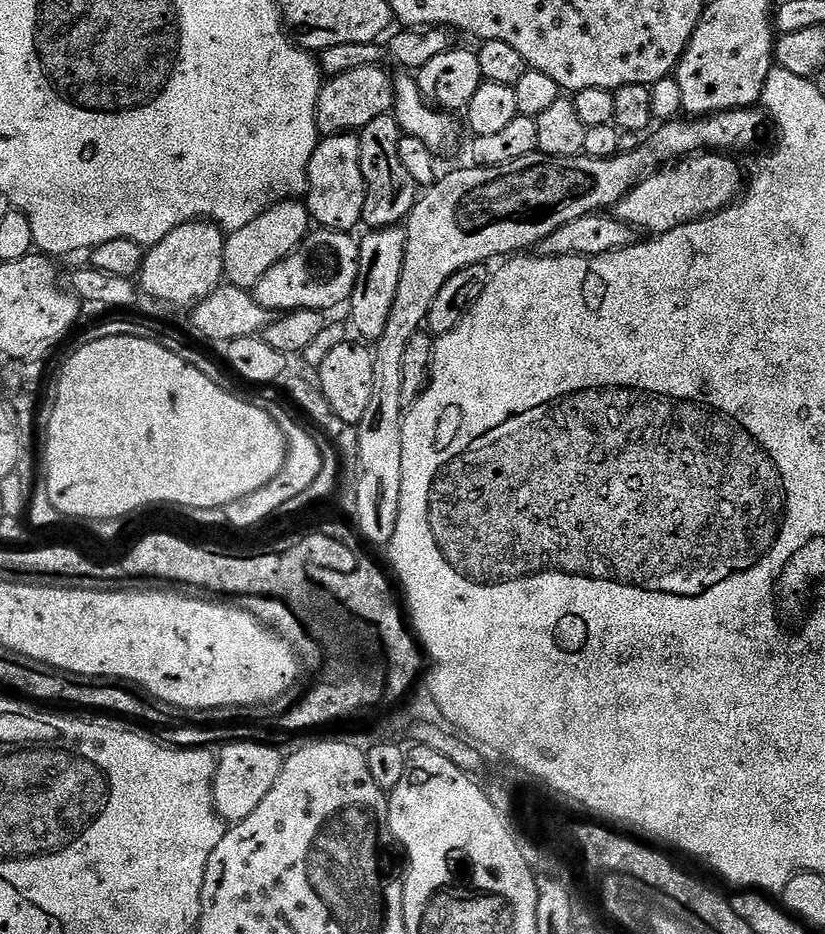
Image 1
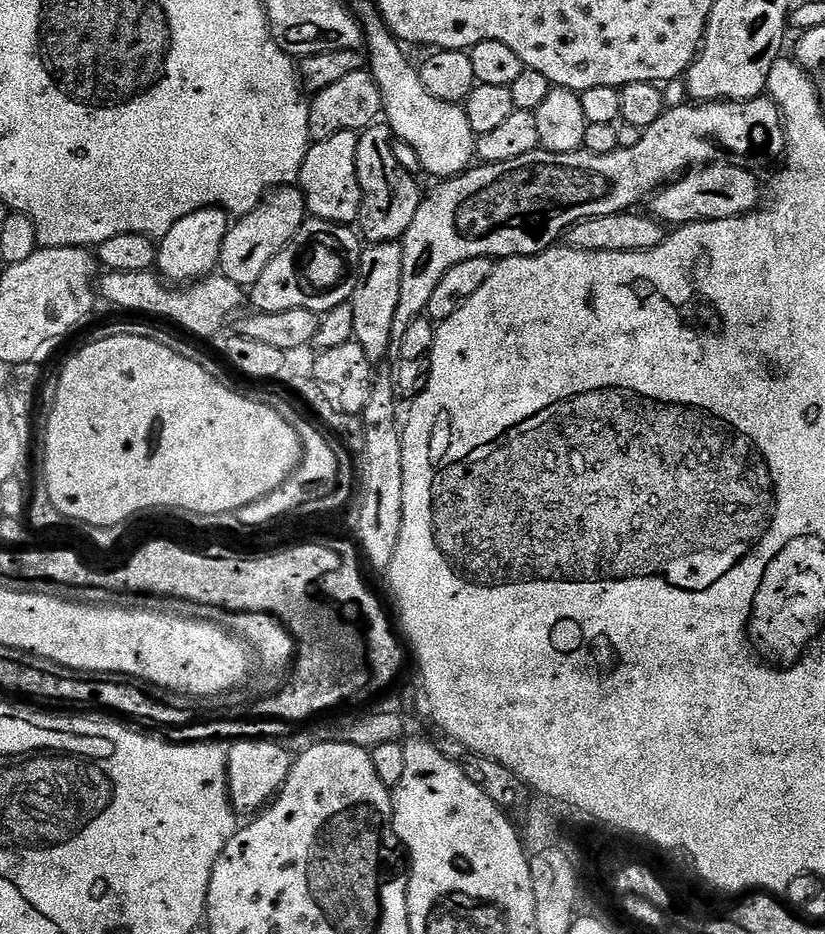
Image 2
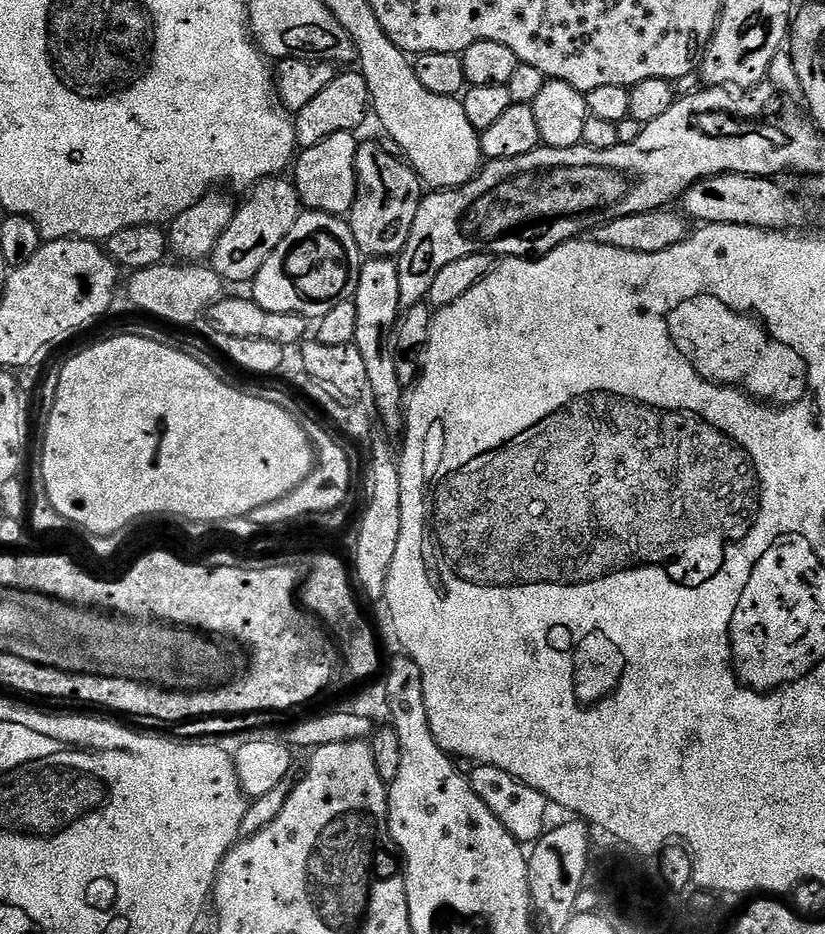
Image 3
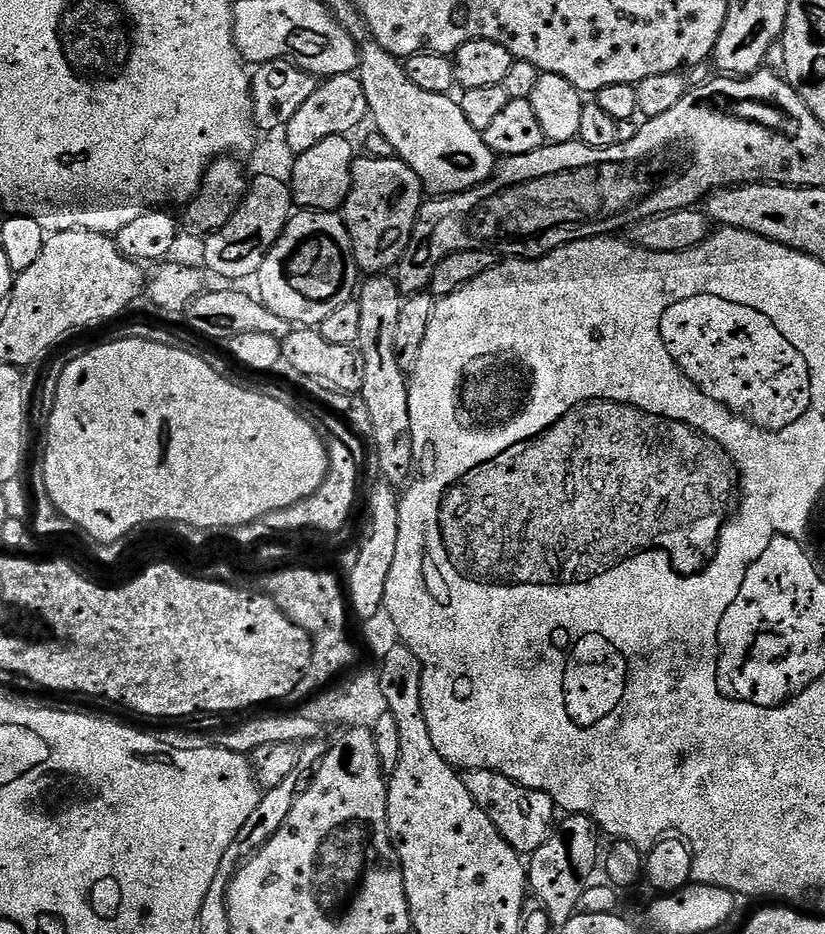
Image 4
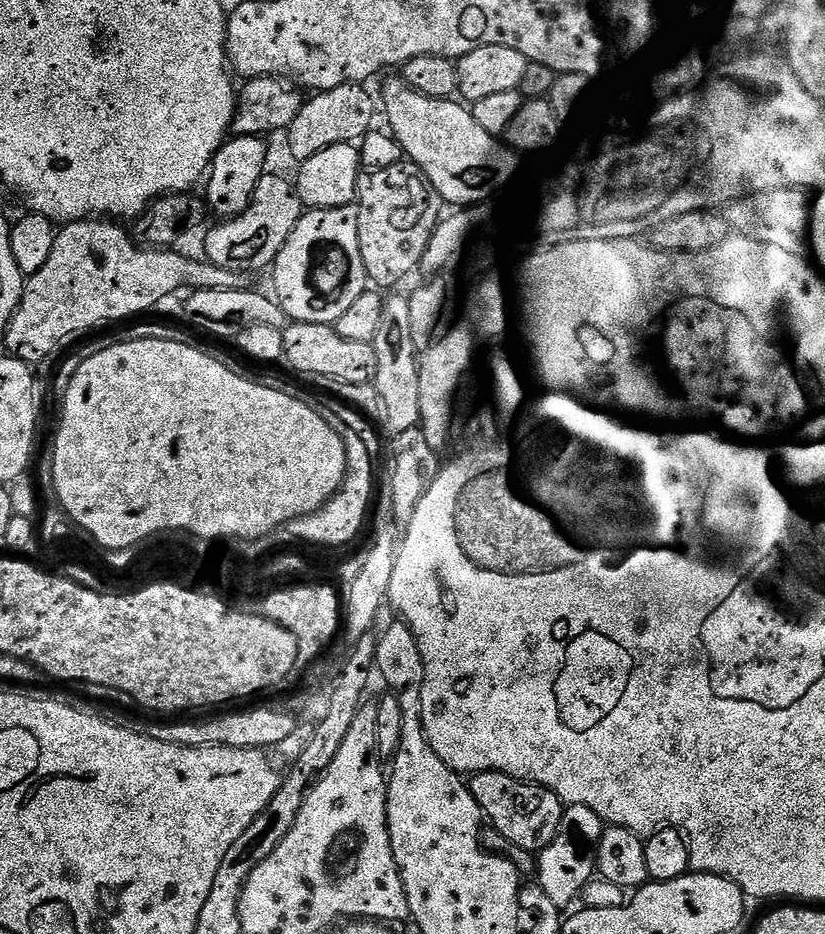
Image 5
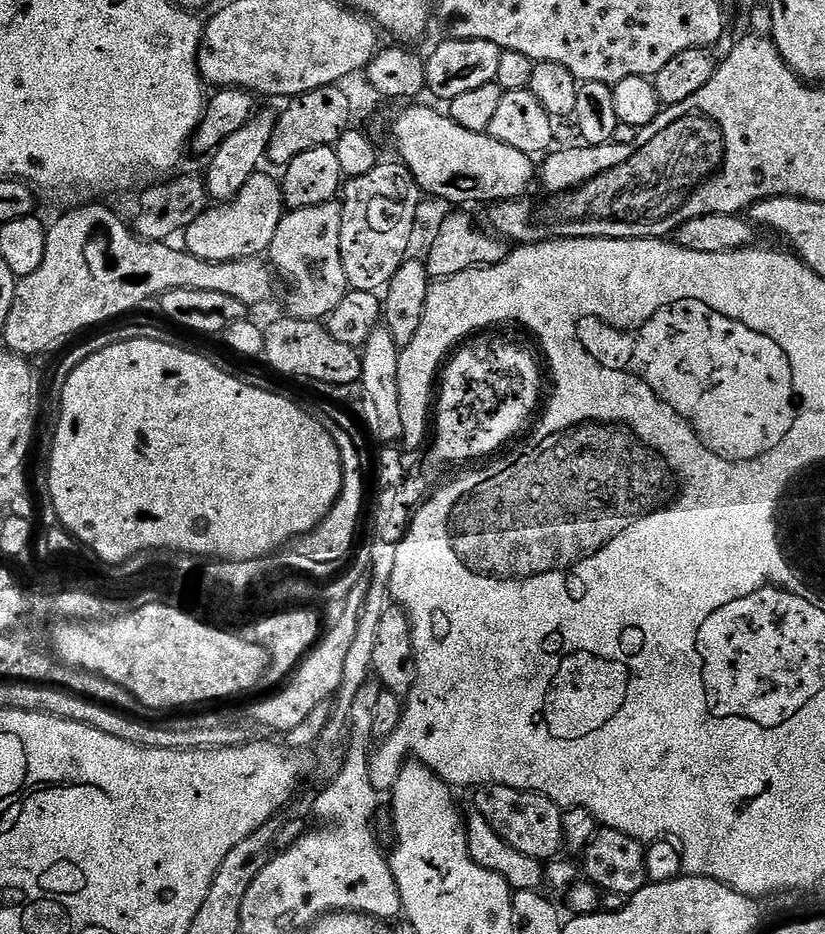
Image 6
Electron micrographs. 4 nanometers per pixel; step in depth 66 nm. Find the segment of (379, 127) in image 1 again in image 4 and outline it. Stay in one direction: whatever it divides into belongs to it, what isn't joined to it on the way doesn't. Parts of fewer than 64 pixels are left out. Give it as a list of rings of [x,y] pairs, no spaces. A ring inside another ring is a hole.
[[[367,154],[361,157],[361,160],[359,157],[352,162],[352,189],[344,203],[342,215],[352,239],[352,258],[355,267],[360,267],[364,274],[384,274],[395,269],[410,242],[412,231],[416,229],[416,221],[420,218],[420,207],[426,199],[426,189],[418,174],[410,170],[405,160],[374,158]]]

